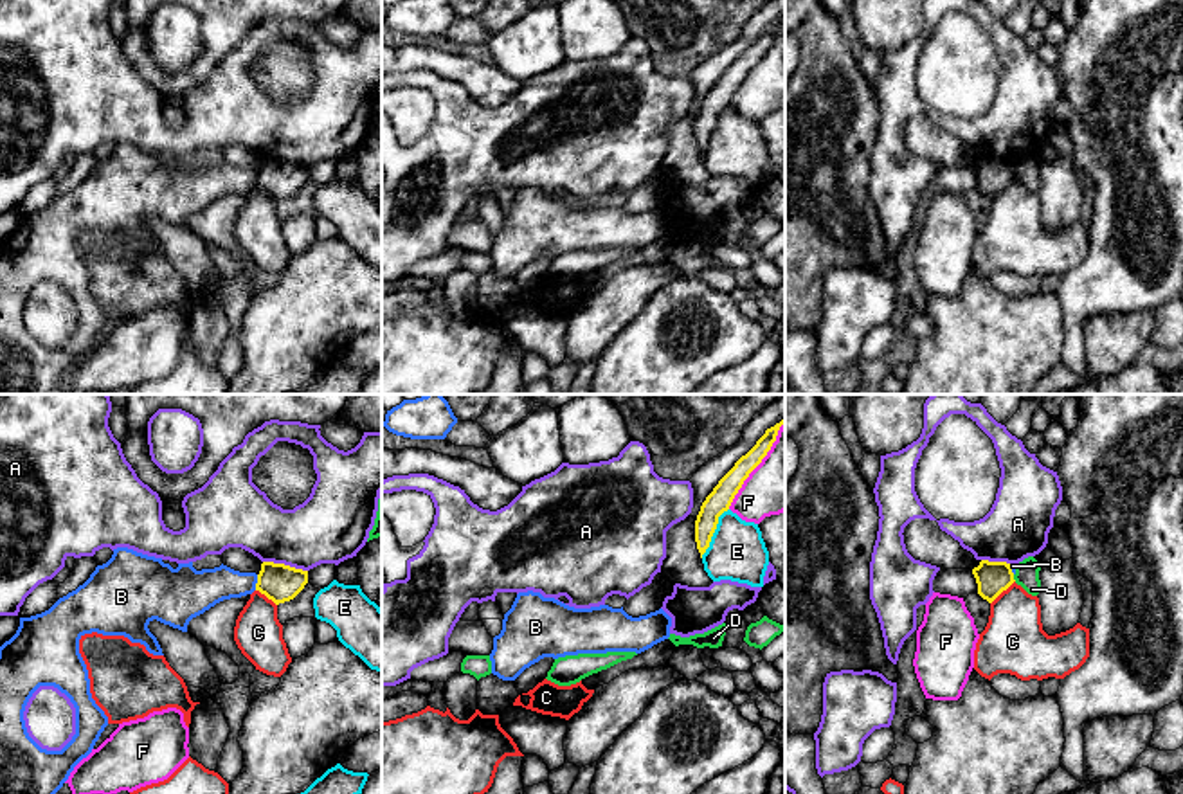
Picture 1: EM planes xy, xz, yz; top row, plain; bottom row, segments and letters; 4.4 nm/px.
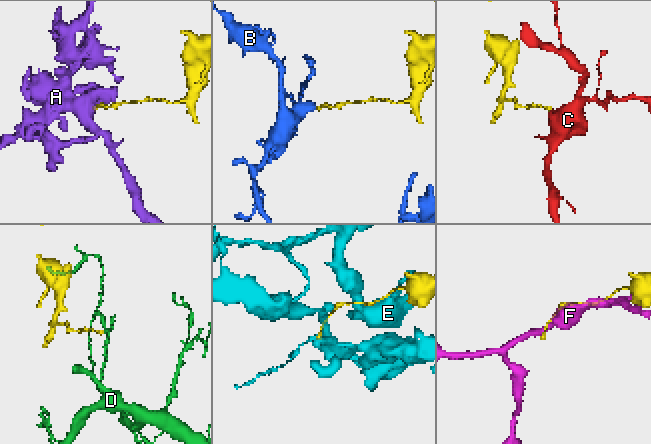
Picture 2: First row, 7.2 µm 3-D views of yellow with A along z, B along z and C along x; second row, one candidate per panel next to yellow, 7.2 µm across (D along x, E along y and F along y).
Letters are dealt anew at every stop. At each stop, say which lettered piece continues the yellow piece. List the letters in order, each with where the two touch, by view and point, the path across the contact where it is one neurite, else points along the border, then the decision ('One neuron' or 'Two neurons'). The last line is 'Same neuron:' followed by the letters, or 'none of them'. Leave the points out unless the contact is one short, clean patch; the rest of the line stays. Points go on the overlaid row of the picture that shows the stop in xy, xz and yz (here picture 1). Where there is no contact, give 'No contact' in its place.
A: Touches yellow at xy (283, 564). Boundary: xy (263, 560), (307, 571). Two neurons
B: Touches yellow at xy (258, 582). Boundary: xy (258, 575), (254, 589). Two neurons
C: Touches yellow at yz (1002, 591). Two neurons
D: Touches yellow at yz (1012, 578). Boundary: yz (1012, 575), (1016, 580). Two neurons
E: Touches yellow at xz (713, 532). Two neurons
F: Touches yellow at xz (758, 463). Two neurons
Same neuron: none of them

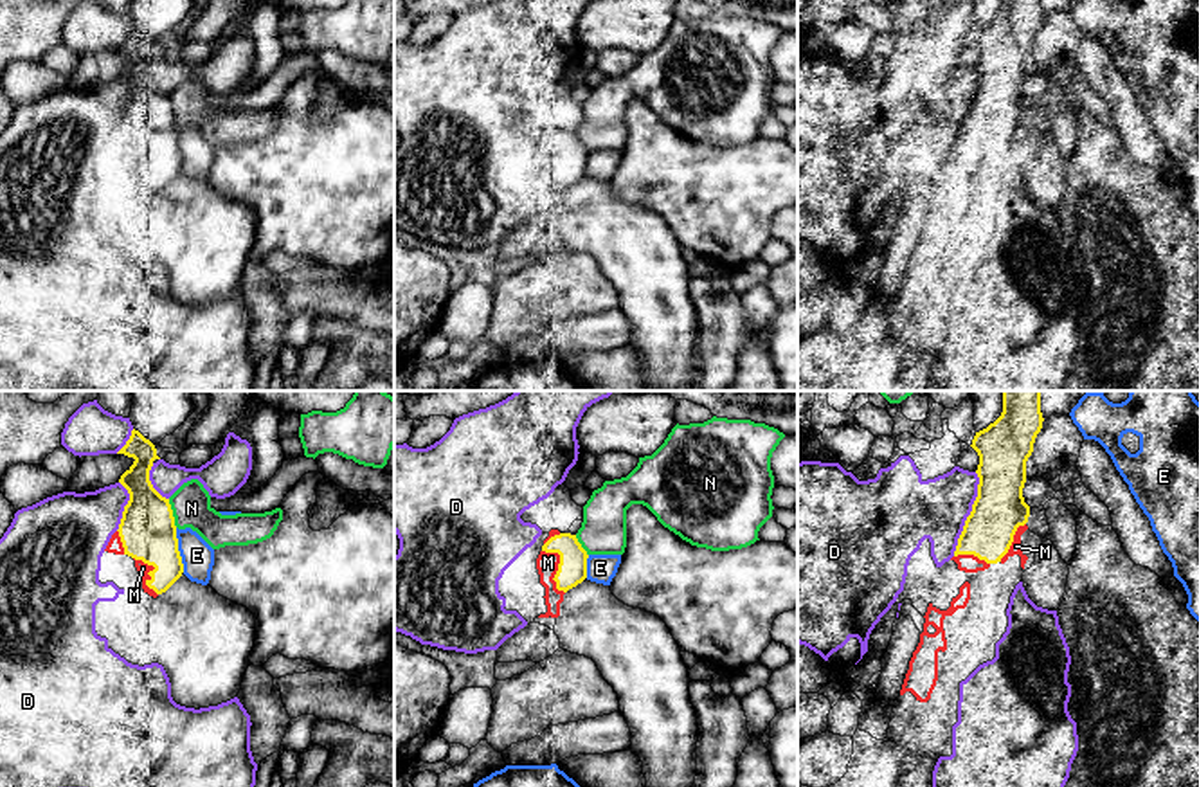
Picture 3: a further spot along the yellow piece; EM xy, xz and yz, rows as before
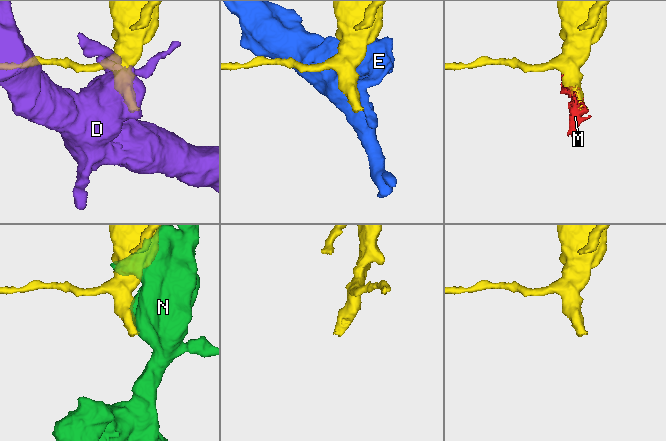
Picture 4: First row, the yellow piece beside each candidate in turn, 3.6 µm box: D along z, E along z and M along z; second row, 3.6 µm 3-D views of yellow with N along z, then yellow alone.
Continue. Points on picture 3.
D: Touches yellow at yz (971, 514). Two neurons
E: Touches yellow at xy (177, 550). Two neurons
M: Touches yellow at xz (558, 568). One neuron
N: Touches yellow at xy (171, 514). Two neurons
Same neuron: M

